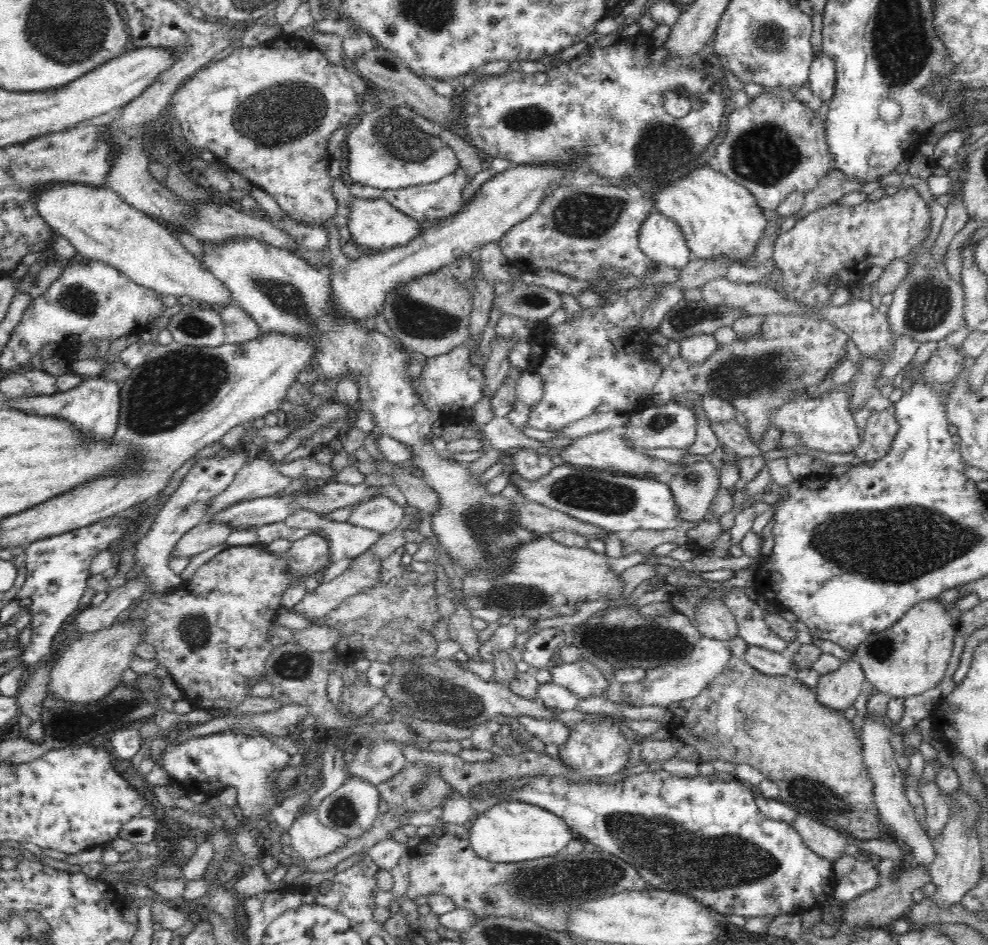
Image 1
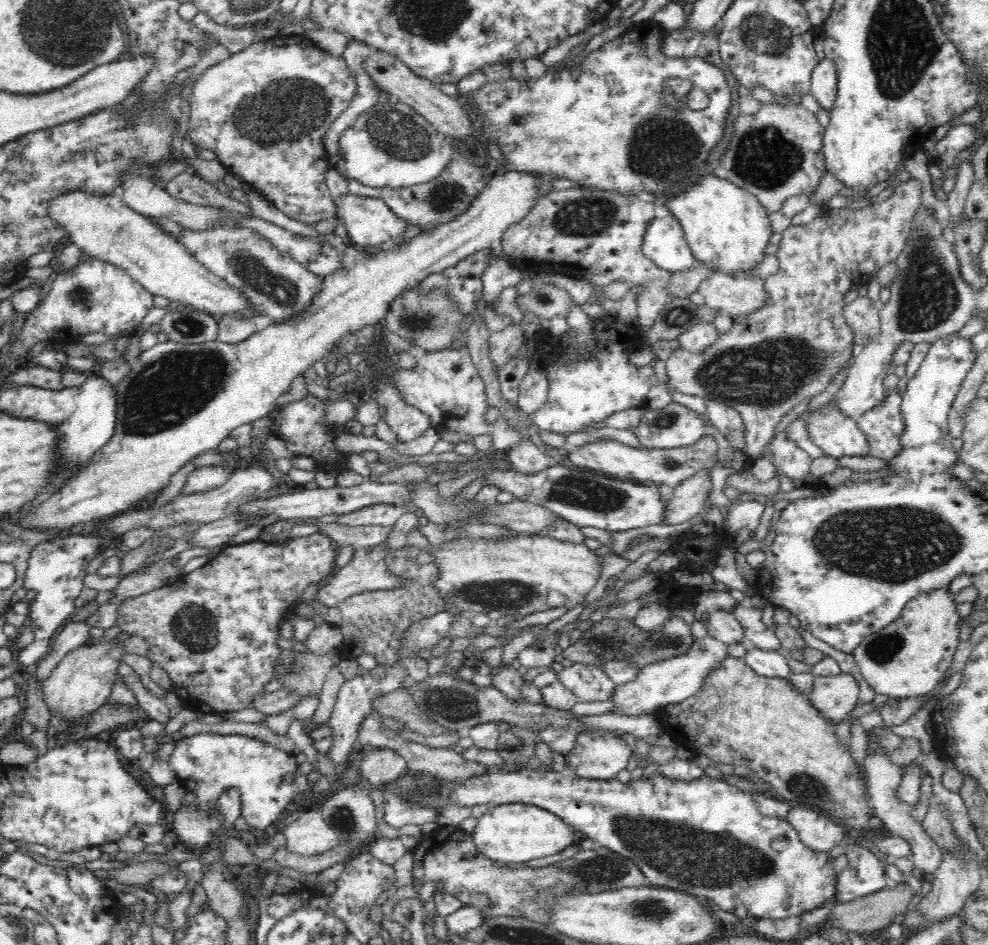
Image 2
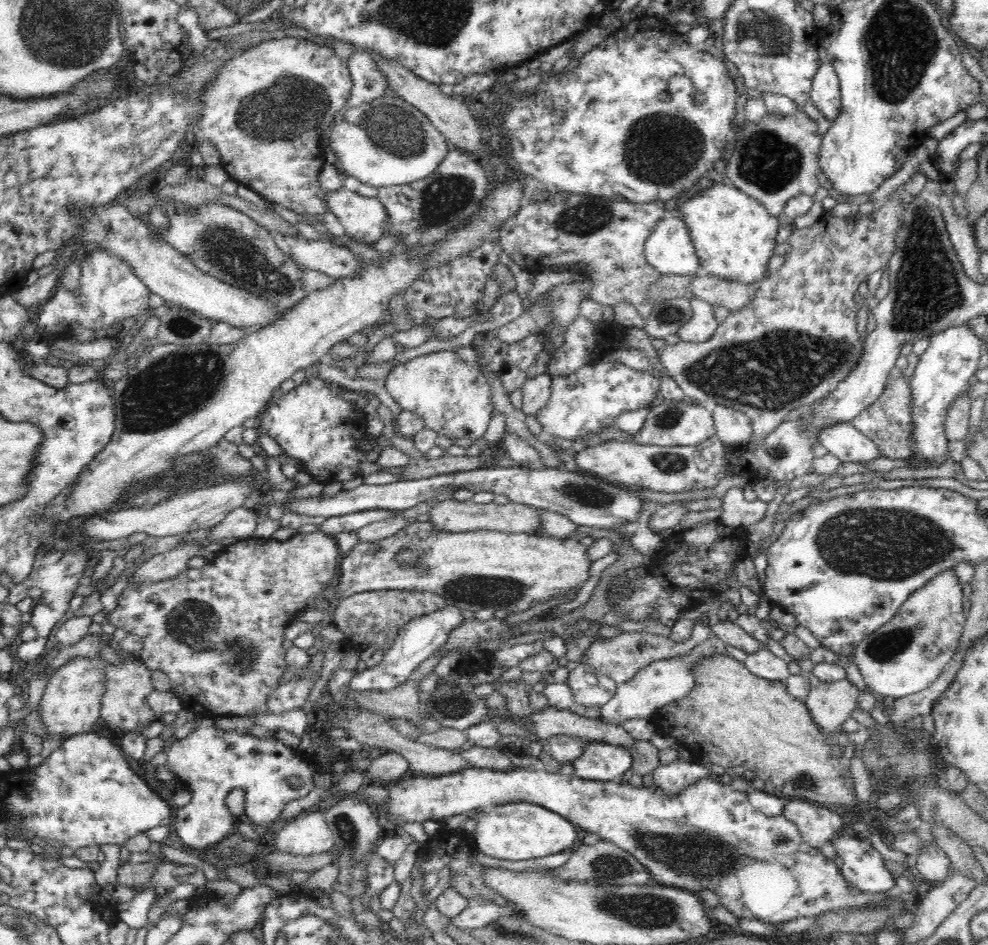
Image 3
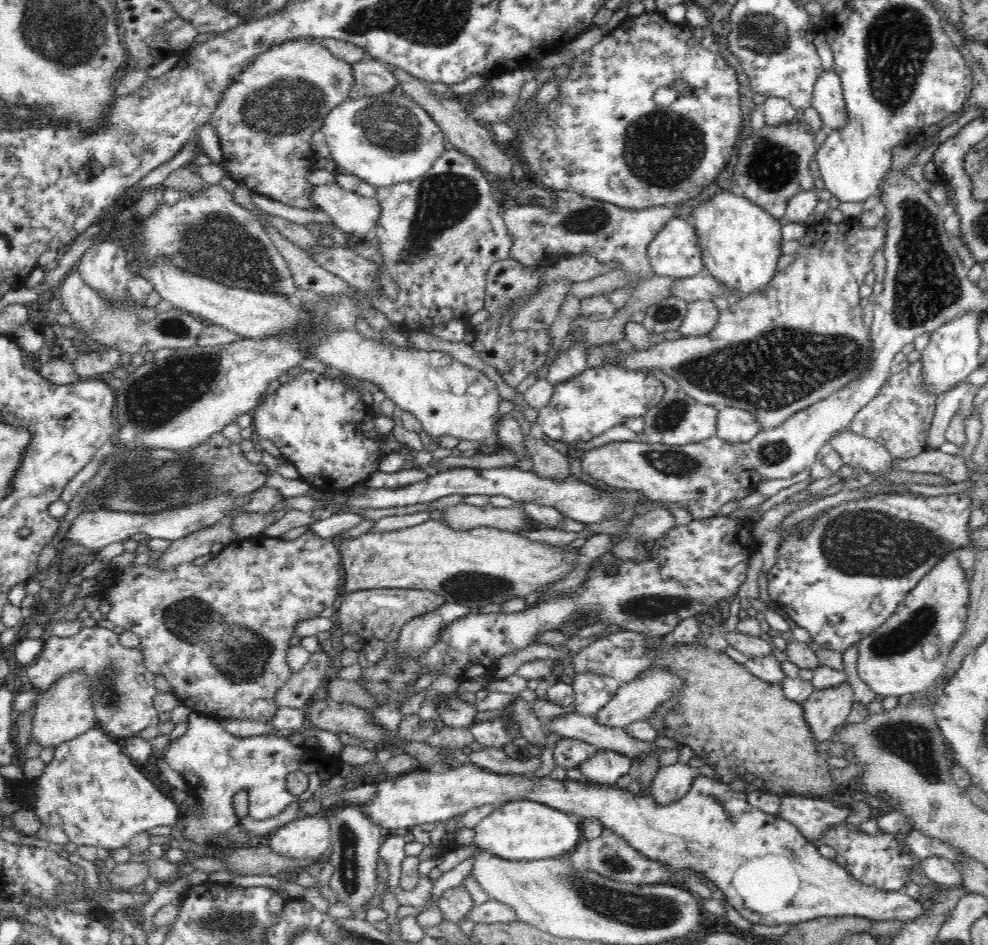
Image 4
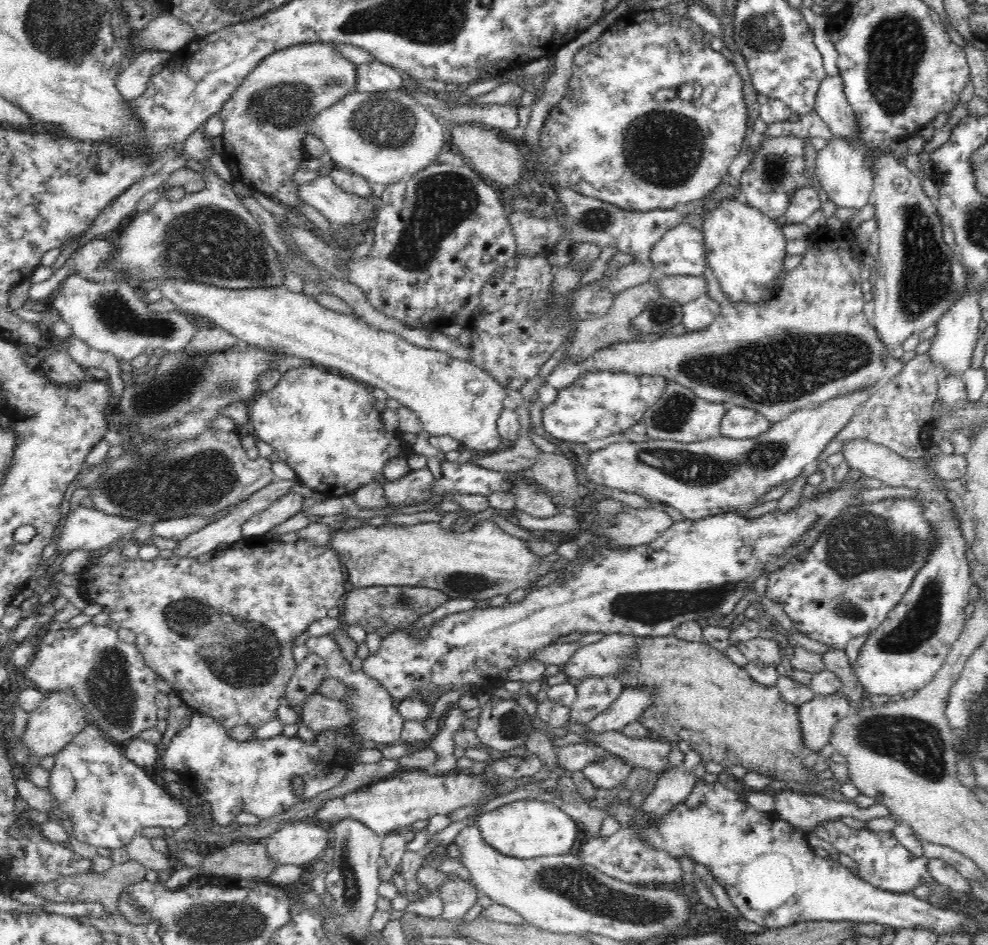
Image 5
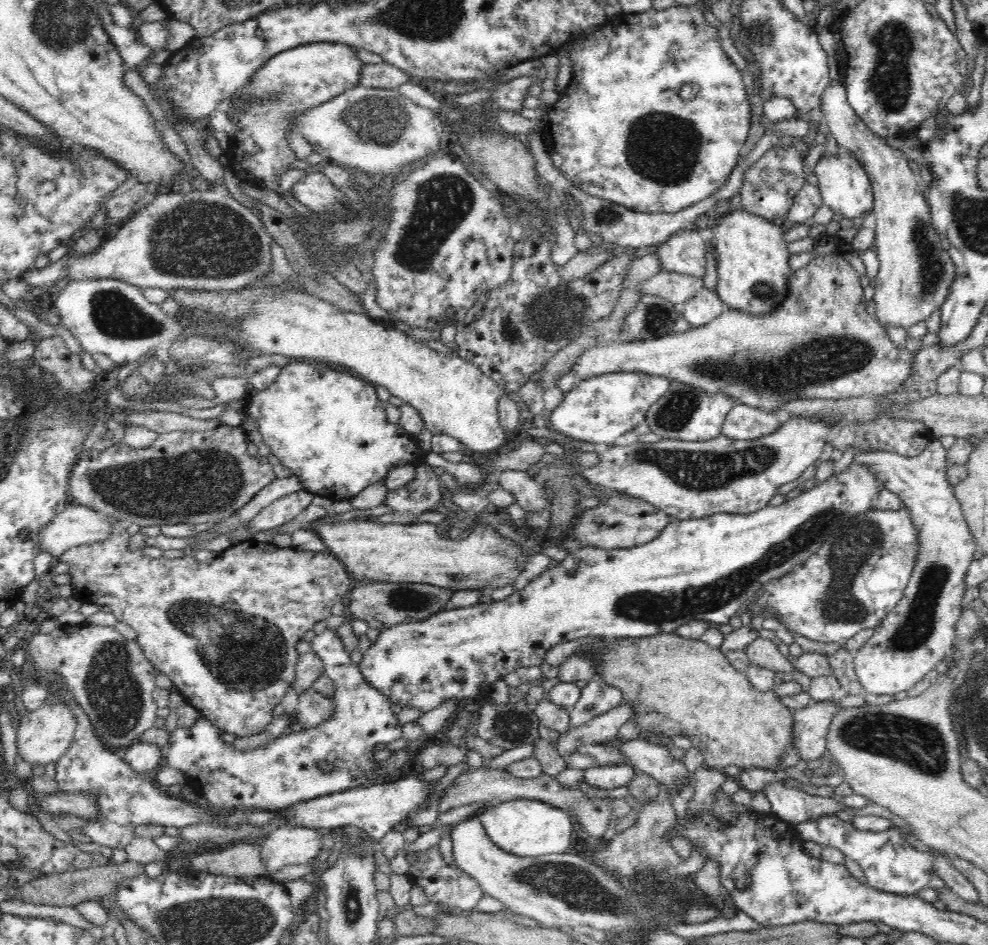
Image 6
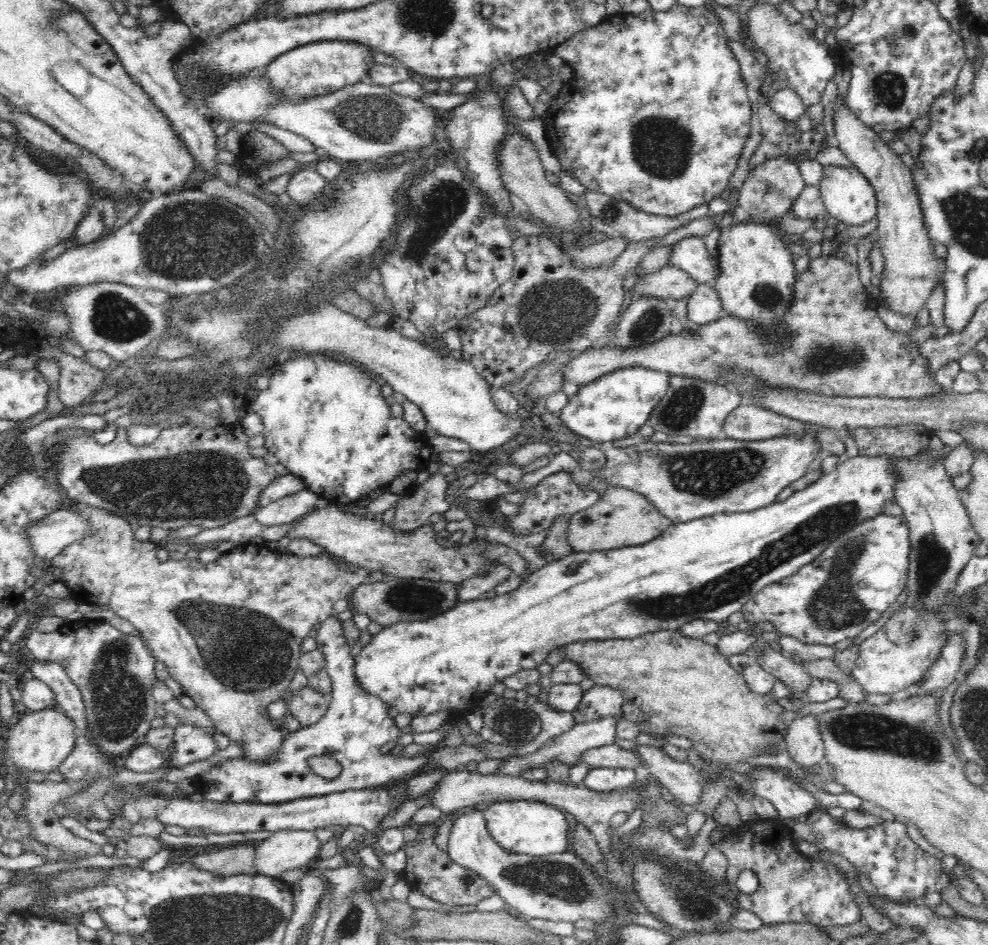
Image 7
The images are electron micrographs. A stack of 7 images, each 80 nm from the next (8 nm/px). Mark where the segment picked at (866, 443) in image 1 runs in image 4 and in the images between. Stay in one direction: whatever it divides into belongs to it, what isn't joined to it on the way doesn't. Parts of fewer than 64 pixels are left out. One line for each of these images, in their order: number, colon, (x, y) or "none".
2: (883, 426)
3: (887, 422)
4: (899, 417)

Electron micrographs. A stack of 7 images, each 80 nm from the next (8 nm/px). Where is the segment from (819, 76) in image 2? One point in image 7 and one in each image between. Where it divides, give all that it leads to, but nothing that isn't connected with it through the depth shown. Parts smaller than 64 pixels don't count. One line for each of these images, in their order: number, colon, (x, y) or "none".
3: (825, 93)
4: (828, 99)
5: (832, 106)
6: (915, 274)
7: (911, 273)

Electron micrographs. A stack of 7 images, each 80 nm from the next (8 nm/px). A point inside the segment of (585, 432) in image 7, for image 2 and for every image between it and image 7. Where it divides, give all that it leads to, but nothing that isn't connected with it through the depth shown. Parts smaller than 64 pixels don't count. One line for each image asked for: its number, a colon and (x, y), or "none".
2: (606, 381)
3: (584, 402)
4: (599, 398)
5: (597, 404)
6: (600, 409)

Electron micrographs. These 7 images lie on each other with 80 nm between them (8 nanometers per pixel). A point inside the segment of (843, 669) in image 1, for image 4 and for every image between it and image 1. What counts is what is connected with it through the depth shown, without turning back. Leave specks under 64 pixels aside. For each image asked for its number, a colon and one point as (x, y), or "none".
2: (835, 696)
3: (831, 704)
4: (826, 710)

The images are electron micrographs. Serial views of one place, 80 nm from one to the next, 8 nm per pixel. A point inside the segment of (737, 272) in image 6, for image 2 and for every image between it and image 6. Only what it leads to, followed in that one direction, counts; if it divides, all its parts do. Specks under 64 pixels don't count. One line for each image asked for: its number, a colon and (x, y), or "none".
2: (726, 227)
3: (733, 235)
4: (740, 242)
5: (745, 248)

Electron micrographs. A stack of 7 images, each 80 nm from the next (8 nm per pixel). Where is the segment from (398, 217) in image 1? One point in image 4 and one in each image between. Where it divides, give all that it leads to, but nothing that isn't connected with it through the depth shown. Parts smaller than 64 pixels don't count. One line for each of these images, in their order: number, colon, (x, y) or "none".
2: (371, 224)
3: (365, 219)
4: (355, 215)

